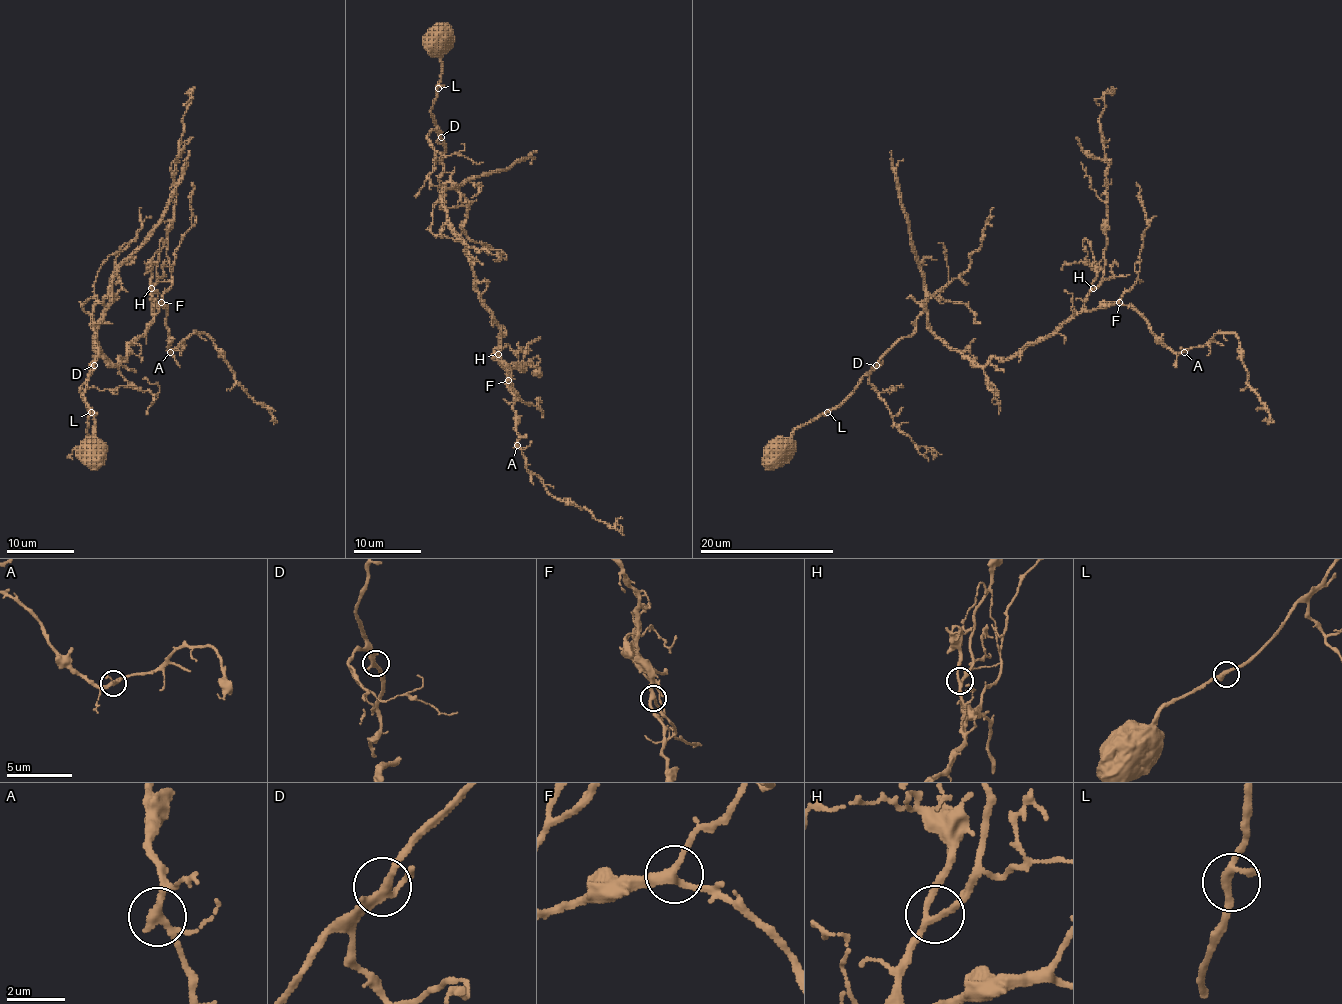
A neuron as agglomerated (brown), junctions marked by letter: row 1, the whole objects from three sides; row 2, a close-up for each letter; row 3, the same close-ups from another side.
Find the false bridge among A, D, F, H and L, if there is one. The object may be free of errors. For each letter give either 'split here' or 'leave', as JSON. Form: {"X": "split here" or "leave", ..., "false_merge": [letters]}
{"A": "leave", "D": "leave", "F": "leave", "H": "leave", "L": "leave", "false_merge": []}

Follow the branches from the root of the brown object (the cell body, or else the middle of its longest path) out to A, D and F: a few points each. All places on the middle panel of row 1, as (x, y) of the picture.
A: (434, 40), (439, 184), (453, 184), (446, 221), (500, 327), (516, 444)
D: (434, 40), (433, 45), (439, 51), (441, 82), (431, 114), (436, 132), (441, 137)
F: (434, 40), (439, 184), (453, 184), (446, 221), (500, 327), (508, 380)

